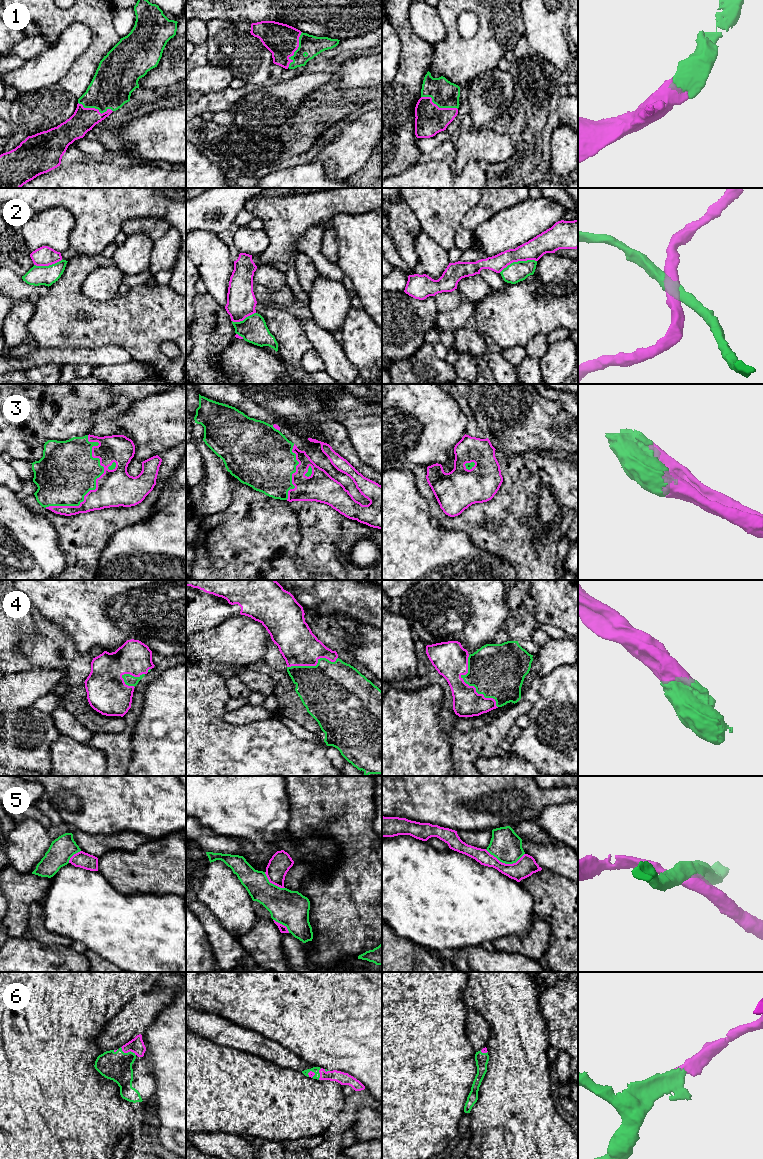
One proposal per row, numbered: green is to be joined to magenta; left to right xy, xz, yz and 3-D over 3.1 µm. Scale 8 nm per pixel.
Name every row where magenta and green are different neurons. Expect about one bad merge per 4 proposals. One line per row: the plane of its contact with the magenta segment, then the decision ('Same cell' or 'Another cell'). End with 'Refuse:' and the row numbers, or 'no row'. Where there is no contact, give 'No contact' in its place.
1: Touches magenta in xz. Same cell
2: Touches magenta in yz. Another cell
3: Touches magenta in xy. Same cell
4: Touches magenta in yz. Same cell
5: Touches magenta in yz. Another cell
6: Touches magenta in xy. Same cell
Refuse: 2, 5

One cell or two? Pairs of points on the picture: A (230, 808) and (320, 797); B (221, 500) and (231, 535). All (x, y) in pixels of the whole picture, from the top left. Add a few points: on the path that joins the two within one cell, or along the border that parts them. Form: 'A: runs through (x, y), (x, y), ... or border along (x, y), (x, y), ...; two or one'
A: border along (285, 786), (289, 805), (289, 822), (287, 825); two
B: border along (234, 488), (232, 502), (225, 509), (202, 518); two

